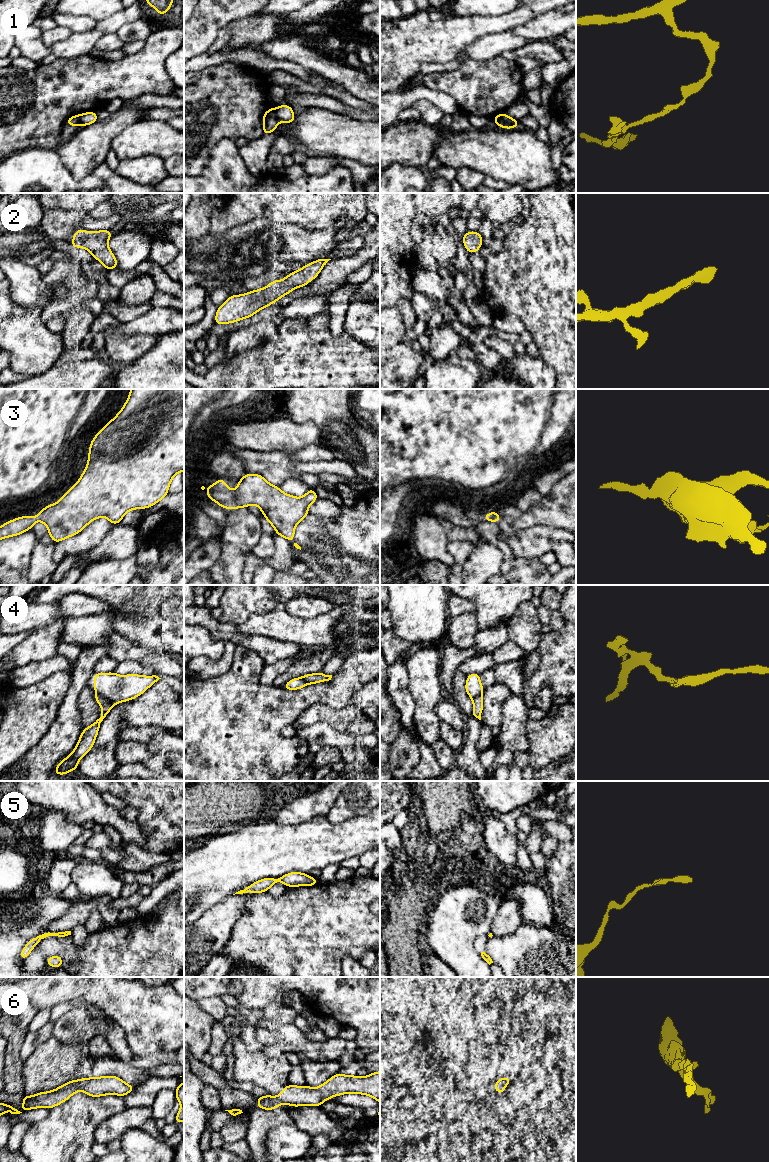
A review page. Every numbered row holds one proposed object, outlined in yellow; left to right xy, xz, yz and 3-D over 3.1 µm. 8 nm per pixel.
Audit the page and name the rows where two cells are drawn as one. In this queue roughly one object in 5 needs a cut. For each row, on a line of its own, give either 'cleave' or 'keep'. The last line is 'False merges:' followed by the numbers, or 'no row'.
1: cleave
2: keep
3: keep
4: cleave
5: keep
6: keep
False merges: 1, 4

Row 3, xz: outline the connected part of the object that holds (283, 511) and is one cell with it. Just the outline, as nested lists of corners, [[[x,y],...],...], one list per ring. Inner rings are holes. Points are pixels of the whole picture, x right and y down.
[[[245,474],[232,493],[223,478],[207,487],[208,499],[224,509],[237,509],[257,505],[276,534],[294,541],[295,525],[309,515],[308,507],[319,497],[313,488],[301,498],[282,492],[259,474]]]

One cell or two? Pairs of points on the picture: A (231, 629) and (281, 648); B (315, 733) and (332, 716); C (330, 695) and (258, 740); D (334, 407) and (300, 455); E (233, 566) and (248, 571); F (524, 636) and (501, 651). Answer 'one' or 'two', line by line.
A: one
B: two
C: one
D: two
E: two
F: two

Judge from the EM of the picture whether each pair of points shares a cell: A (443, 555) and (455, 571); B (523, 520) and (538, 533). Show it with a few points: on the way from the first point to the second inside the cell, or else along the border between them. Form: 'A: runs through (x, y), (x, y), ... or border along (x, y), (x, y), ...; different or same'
A: border along (447, 542), (447, 551), (453, 560), (449, 568); different
B: border along (554, 526), (534, 525), (518, 530), (510, 536); different

